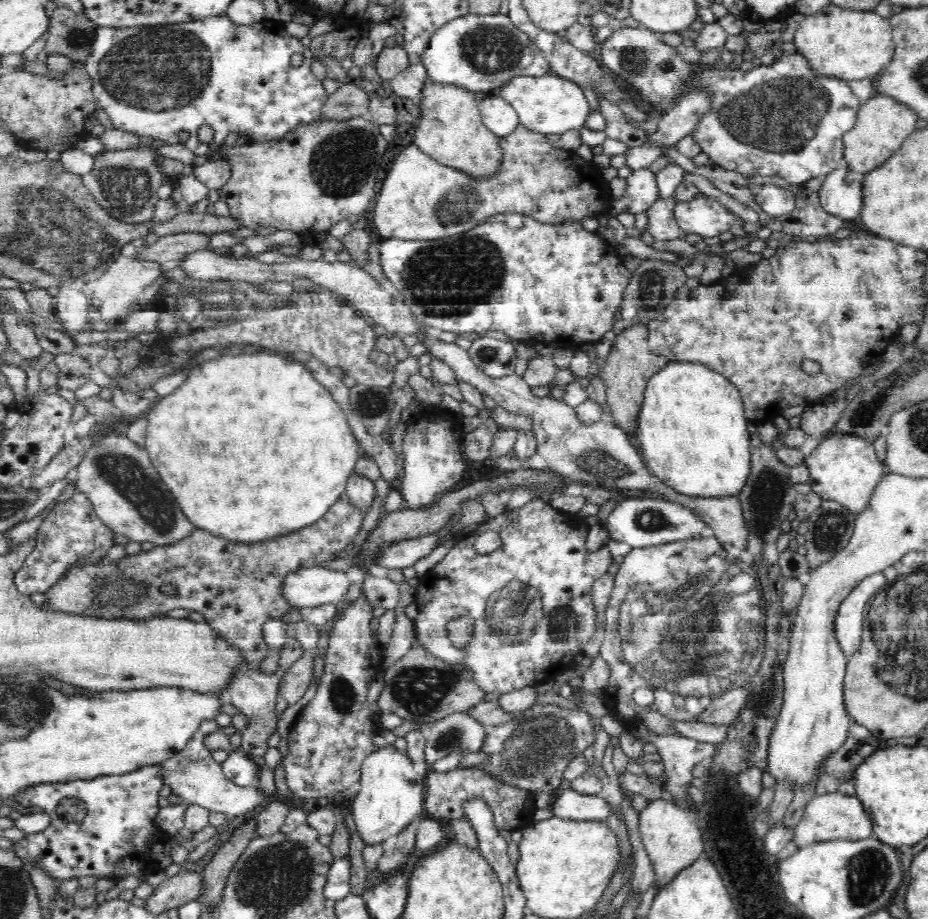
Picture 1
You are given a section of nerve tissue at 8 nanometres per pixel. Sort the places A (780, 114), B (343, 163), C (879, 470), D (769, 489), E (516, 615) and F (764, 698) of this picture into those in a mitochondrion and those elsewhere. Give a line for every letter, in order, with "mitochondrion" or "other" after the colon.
A: mitochondrion
B: mitochondrion
C: other
D: mitochondrion
E: mitochondrion
F: mitochondrion

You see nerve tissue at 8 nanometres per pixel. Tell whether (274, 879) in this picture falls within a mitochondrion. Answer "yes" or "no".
yes

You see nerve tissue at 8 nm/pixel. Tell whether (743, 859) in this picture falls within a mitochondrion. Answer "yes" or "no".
yes

